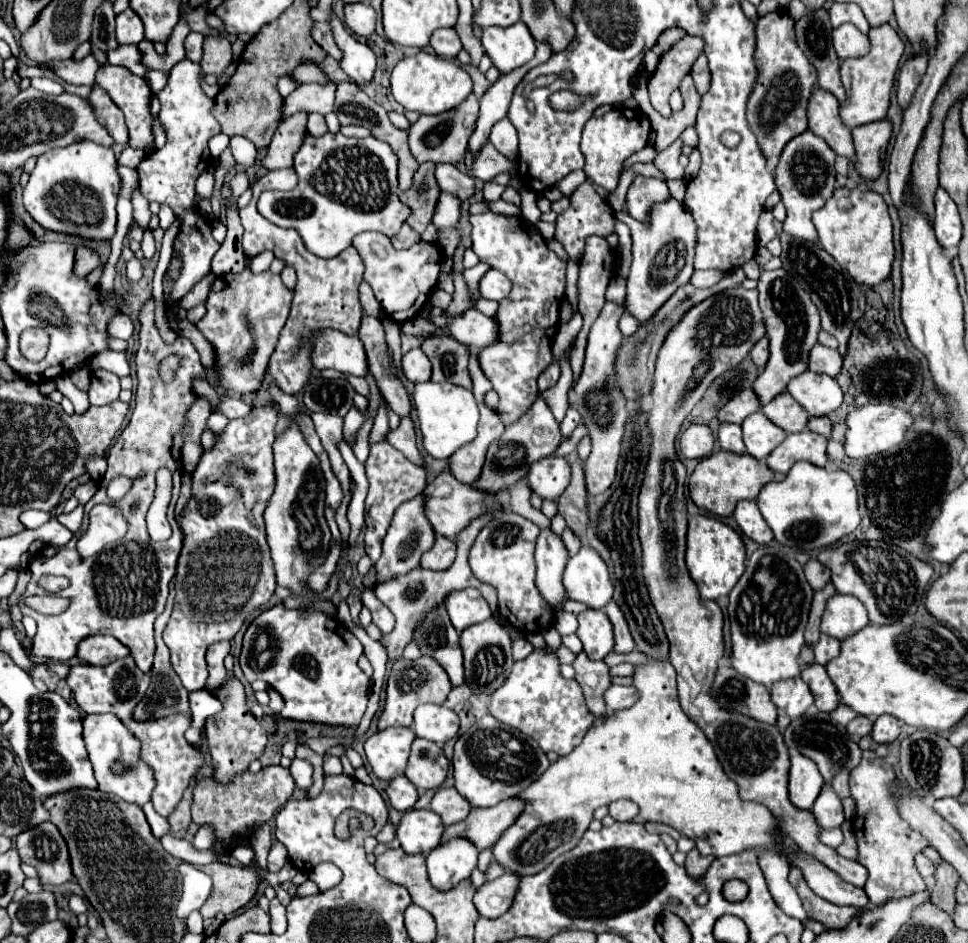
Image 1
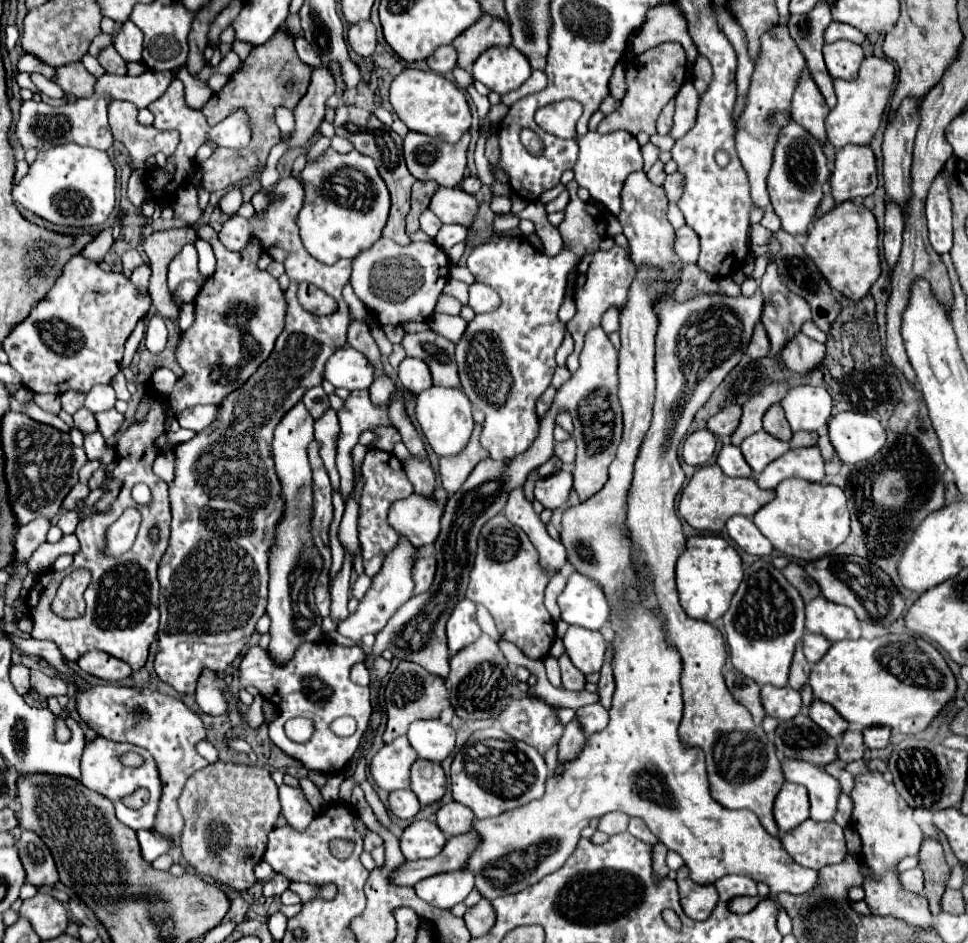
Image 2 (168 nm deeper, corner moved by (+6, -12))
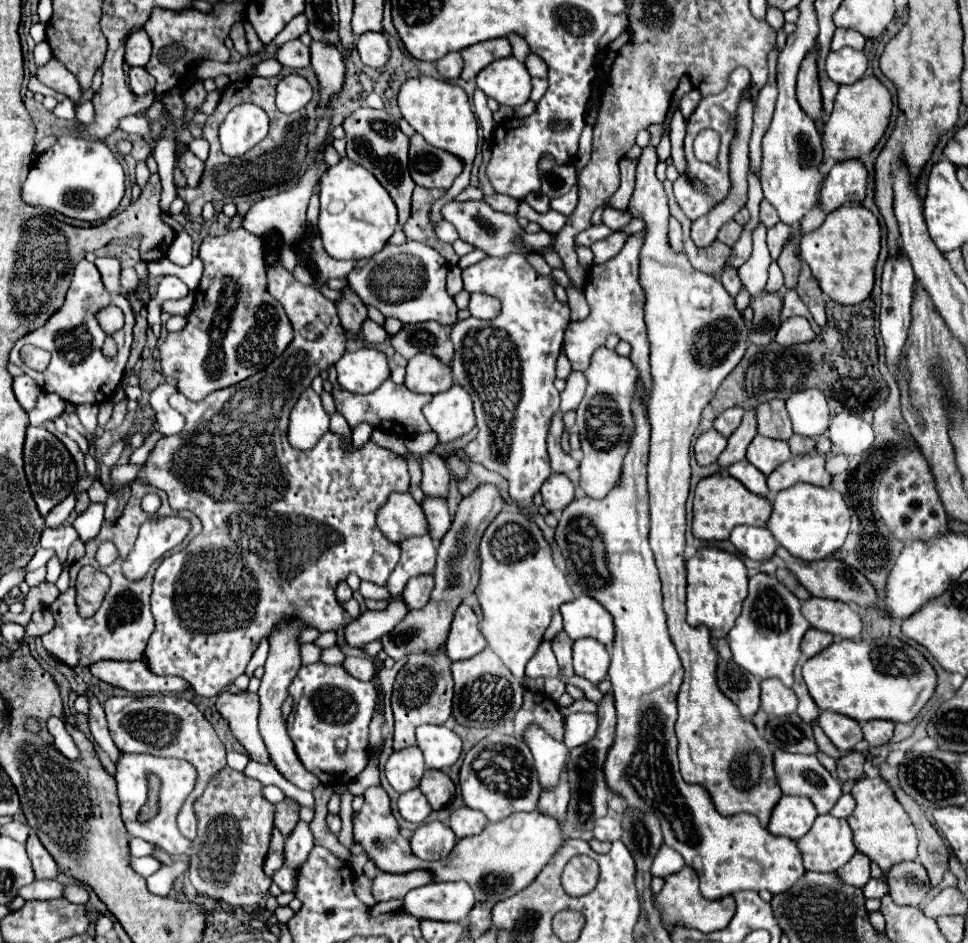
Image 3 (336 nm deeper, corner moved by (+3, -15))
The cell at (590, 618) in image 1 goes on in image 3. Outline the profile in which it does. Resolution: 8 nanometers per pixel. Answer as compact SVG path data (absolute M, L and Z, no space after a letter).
M579 638L573 642L573 668L575 674L599 684L607 678L609 652L593 638Z

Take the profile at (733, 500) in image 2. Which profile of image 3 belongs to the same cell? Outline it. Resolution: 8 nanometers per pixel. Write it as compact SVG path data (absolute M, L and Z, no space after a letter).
M715 472L699 480L693 498L693 536L703 540L727 540L731 530L739 524L765 526L771 516L773 504L769 498L749 492L739 480L727 472Z

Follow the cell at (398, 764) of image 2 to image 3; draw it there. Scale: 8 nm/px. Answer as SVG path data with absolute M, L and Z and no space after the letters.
M417 746L393 752L385 764L385 776L399 794L417 788L423 770L425 770L423 754L419 752Z

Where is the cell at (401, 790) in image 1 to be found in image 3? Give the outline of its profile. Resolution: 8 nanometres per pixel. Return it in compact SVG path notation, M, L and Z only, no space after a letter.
M417 788L401 794L399 802L397 802L397 808L399 808L399 814L407 822L415 822L415 824L421 824L427 818L427 814L431 812L431 806L429 806L427 798Z

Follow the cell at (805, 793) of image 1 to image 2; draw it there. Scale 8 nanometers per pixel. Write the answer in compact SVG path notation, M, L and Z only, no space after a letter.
M784 783L774 801L774 821L780 833L788 833L808 819L808 791L796 783Z

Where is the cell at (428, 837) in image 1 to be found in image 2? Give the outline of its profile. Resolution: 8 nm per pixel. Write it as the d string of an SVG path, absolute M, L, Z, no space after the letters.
M412 821L400 837L402 855L410 861L436 857L442 851L444 843L446 843L444 833L432 821Z

